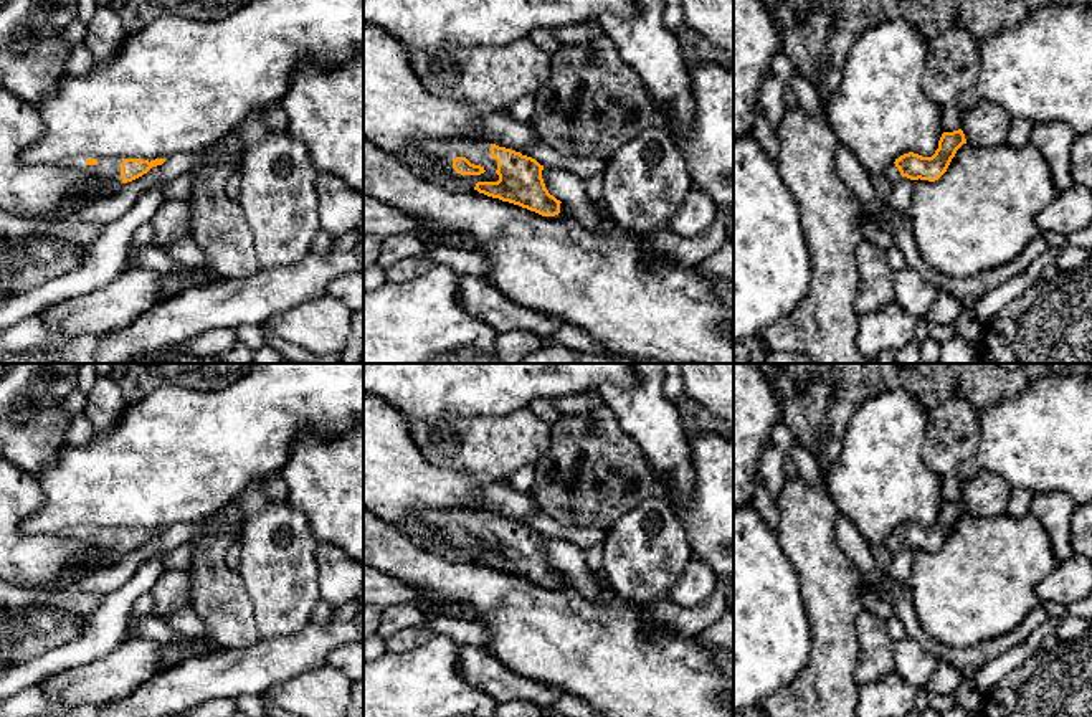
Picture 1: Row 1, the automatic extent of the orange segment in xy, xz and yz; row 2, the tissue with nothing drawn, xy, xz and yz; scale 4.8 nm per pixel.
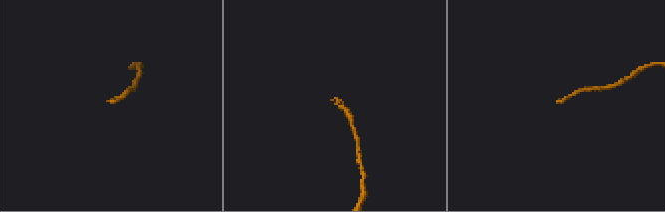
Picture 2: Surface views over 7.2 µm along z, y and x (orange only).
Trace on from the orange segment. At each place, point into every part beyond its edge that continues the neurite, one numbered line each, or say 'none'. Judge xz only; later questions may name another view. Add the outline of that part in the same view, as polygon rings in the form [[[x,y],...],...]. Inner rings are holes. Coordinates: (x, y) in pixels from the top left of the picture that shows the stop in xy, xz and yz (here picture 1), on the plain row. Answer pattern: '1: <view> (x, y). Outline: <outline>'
1: xz (478, 522). Outline: [[[418,506],[416,517],[426,525],[448,525],[451,529],[466,527],[471,534],[481,535],[484,540],[497,540],[497,530],[491,527],[491,512],[486,510],[431,509]]]

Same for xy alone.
1: xy (108, 541). Outline: [[[104,527],[104,529],[97,529],[94,535],[79,532],[79,534],[66,534],[63,537],[78,535],[86,547],[94,547],[102,553],[106,553],[112,562],[116,562],[122,555],[122,548],[121,548],[122,530],[124,530],[122,527]]]

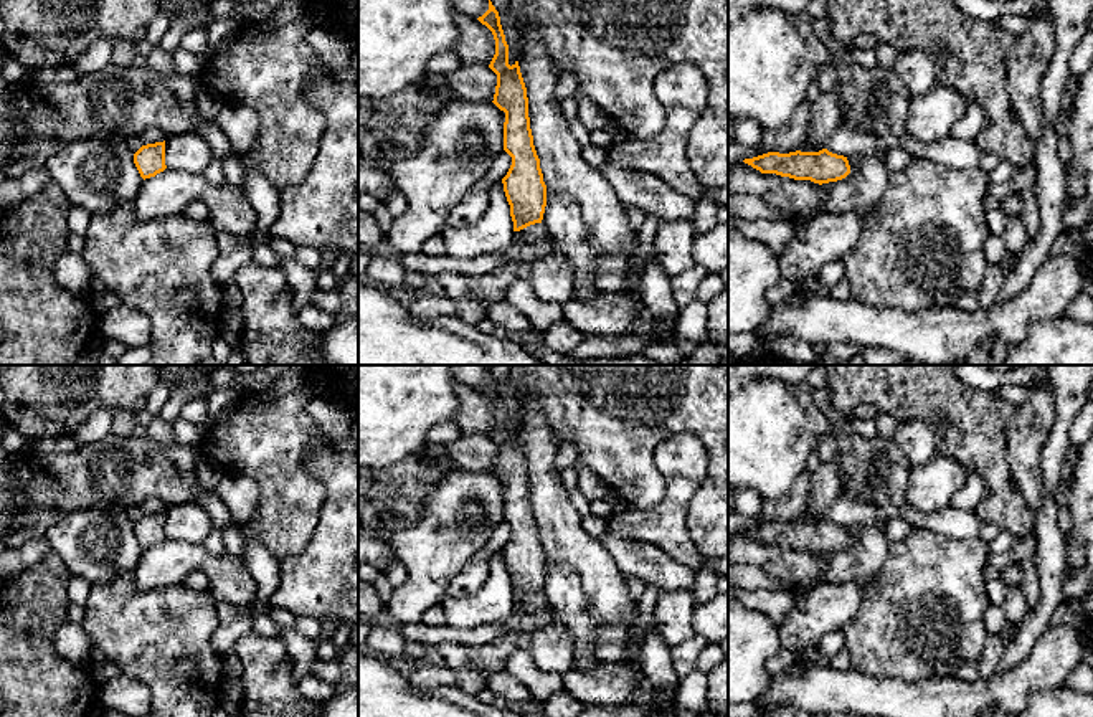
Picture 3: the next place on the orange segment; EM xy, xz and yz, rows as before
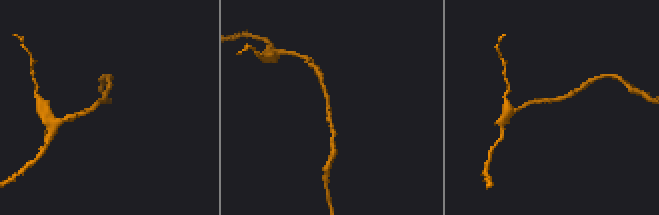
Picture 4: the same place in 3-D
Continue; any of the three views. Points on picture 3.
none

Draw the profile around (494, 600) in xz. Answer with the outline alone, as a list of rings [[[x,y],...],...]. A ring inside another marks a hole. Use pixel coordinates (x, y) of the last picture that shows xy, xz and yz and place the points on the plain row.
[[[497,550],[489,560],[489,575],[472,596],[444,595],[441,600],[446,624],[469,629],[513,615],[513,591],[504,553]]]

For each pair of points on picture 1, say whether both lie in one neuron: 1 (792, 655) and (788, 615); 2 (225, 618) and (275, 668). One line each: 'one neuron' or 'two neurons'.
1: one neuron
2: two neurons

